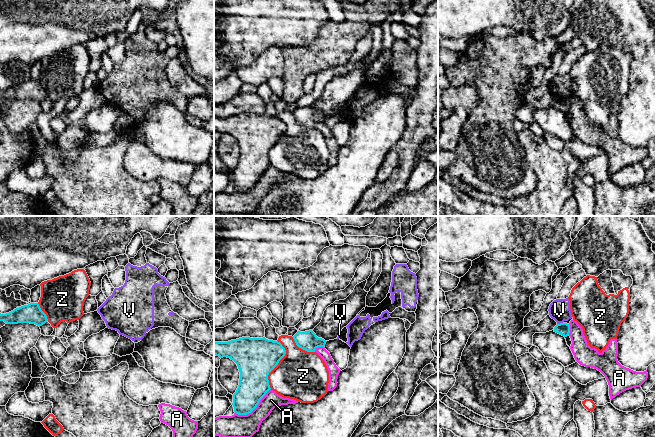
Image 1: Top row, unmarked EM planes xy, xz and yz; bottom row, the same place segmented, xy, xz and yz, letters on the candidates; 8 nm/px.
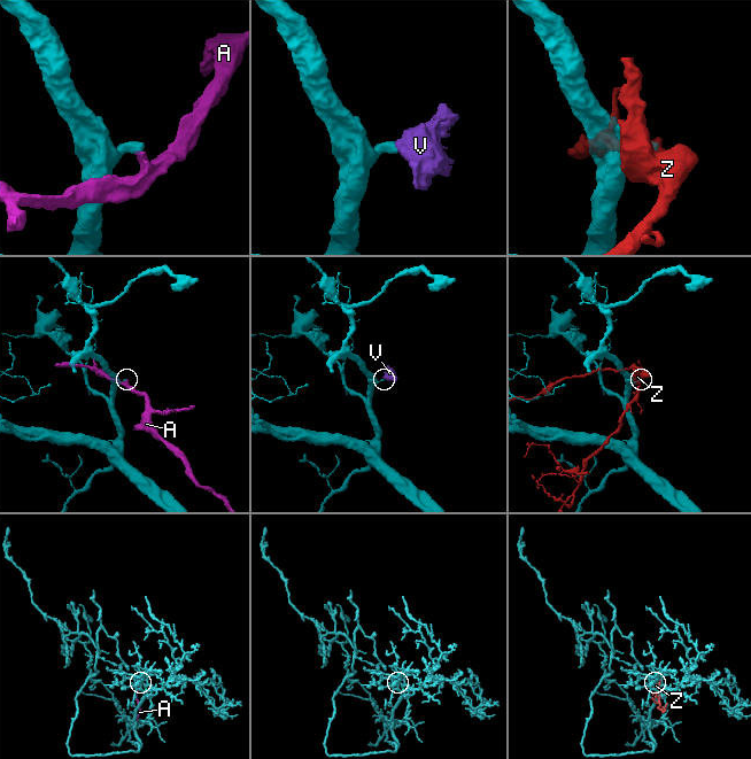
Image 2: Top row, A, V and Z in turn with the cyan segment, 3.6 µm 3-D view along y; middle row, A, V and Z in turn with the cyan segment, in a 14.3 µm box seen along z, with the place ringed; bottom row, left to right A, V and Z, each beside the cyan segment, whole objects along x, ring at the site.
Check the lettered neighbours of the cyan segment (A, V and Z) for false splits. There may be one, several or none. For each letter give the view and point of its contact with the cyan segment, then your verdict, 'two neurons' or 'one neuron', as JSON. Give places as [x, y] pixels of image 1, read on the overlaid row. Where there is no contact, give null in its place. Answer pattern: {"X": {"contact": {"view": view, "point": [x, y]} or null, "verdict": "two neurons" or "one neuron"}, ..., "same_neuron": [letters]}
{"A": {"contact": {"view": "xz", "point": [254, 408]}, "verdict": "two neurons"}, "V": {"contact": {"view": "yz", "point": [560, 323]}, "verdict": "two neurons"}, "Z": {"contact": {"view": "xz", "point": [277, 364]}, "verdict": "two neurons"}, "same_neuron": []}

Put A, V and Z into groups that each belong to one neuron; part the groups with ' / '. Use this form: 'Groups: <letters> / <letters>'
Groups: A V / Z

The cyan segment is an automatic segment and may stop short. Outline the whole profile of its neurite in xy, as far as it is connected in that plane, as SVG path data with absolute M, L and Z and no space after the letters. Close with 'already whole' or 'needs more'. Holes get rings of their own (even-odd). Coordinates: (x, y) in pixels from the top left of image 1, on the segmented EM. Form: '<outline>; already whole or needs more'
M30 303L6 314L0 313L0 321L4 321L7 324L30 323L40 327L48 319L38 303Z; already whole

